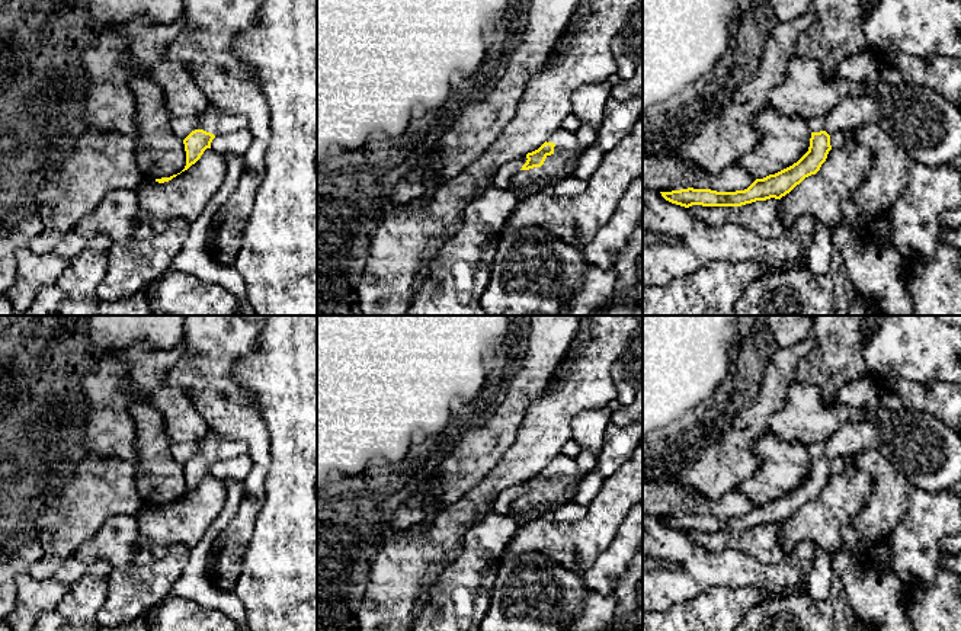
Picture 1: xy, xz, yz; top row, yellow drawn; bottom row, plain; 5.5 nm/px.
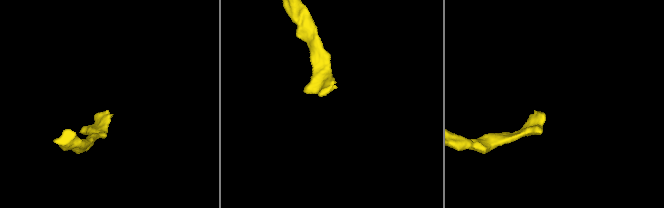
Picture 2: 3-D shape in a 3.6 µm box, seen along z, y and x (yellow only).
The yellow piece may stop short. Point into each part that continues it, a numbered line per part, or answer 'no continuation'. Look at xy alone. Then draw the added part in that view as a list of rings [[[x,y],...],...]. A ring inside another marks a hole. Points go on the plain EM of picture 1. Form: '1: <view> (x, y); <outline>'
1: xy (214, 447); [[[208,429],[205,438],[199,442],[199,454],[211,459],[225,459],[247,454],[247,446],[241,441],[222,438],[212,429]]]

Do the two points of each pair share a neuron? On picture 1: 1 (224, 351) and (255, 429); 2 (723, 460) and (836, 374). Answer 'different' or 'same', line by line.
1: same
2: different

